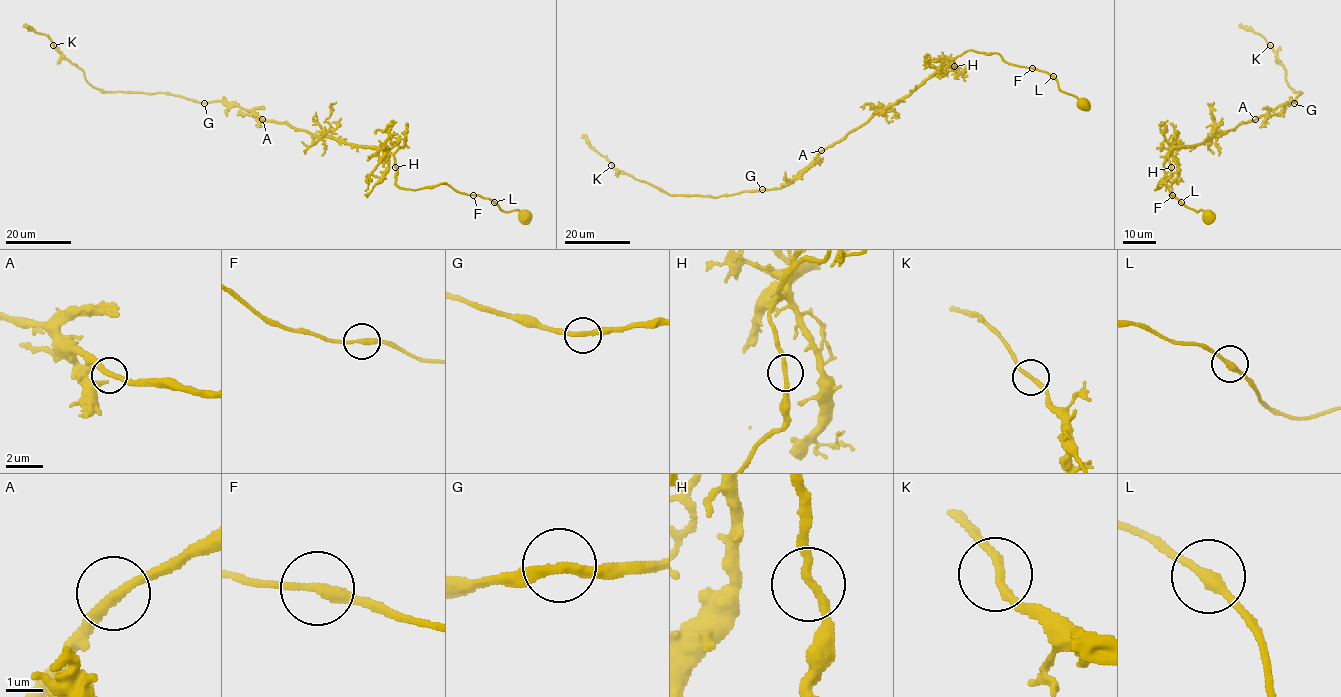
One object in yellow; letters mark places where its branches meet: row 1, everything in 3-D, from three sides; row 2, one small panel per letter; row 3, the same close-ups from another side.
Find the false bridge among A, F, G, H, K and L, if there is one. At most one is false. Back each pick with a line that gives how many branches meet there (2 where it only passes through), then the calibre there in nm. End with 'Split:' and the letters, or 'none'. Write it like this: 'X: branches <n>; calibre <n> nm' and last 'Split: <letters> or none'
Split: none

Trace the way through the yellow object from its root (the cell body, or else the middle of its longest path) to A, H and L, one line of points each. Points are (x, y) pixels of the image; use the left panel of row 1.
A: (525, 214), (445, 183), (403, 189), (385, 150), (262, 119)
H: (525, 214), (518, 210), (504, 212), (492, 200), (457, 192), (445, 183), (403, 189), (395, 183), (395, 167)
L: (525, 214), (518, 210), (504, 212), (494, 202)

